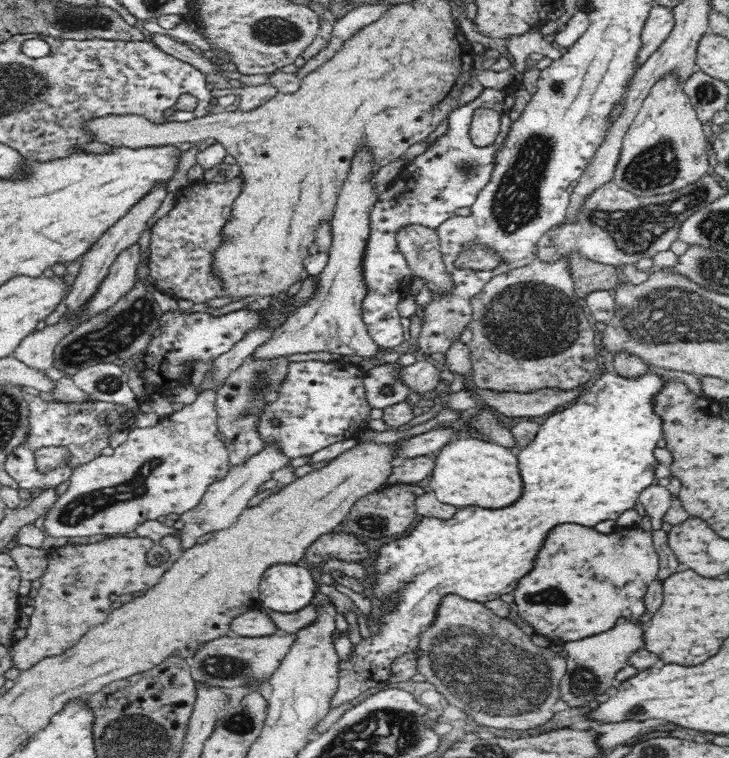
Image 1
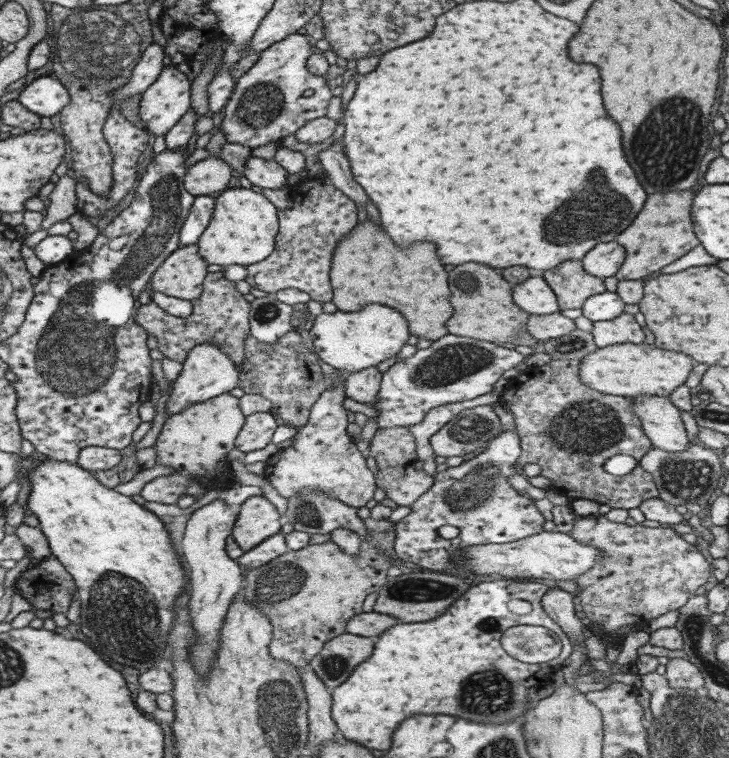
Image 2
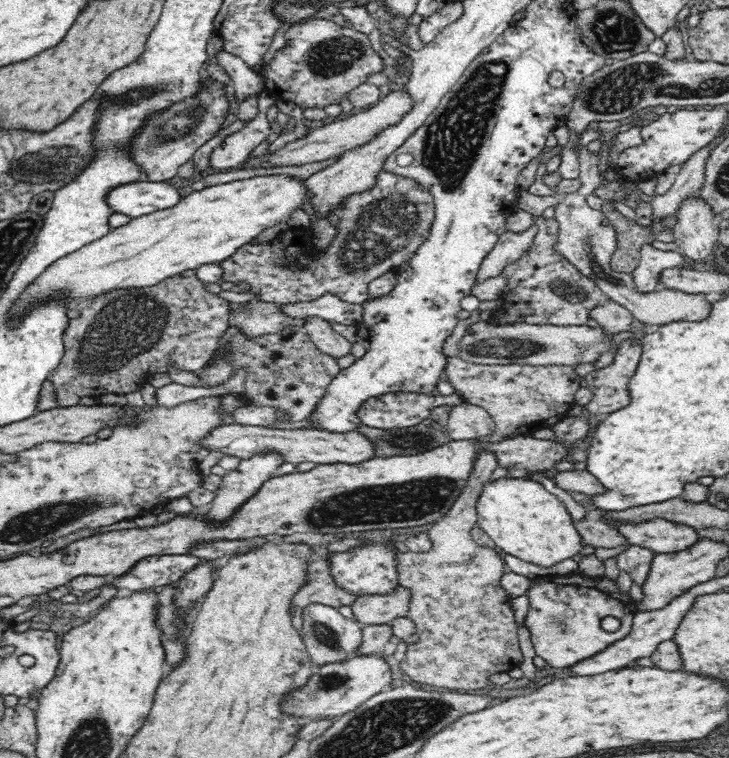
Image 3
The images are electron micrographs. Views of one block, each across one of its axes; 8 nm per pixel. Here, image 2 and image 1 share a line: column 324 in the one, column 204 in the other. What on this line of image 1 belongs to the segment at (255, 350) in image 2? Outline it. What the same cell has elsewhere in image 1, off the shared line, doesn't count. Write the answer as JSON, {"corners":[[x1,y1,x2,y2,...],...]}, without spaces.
{"corners":[[286,356,270,358,270,360,252,360,246,358,230,376,225,378,224,384,217,388,213,382,210,365,209,371,197,393,214,389,216,392,215,409,217,412,217,429,224,435,224,442,229,454,229,468,244,464,250,456,258,454,264,444,257,431,258,417,265,409,265,404,278,398,279,386,286,380,289,362]]}

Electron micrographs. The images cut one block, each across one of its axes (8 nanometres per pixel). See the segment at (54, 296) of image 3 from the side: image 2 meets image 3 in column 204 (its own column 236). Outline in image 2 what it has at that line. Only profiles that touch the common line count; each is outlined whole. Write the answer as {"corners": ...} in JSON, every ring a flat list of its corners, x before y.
{"corners":[[228,187,215,200,212,220,197,243,199,255,206,264,224,268,236,264,246,268,268,258,274,251,279,232,278,208,262,193,244,187]]}

